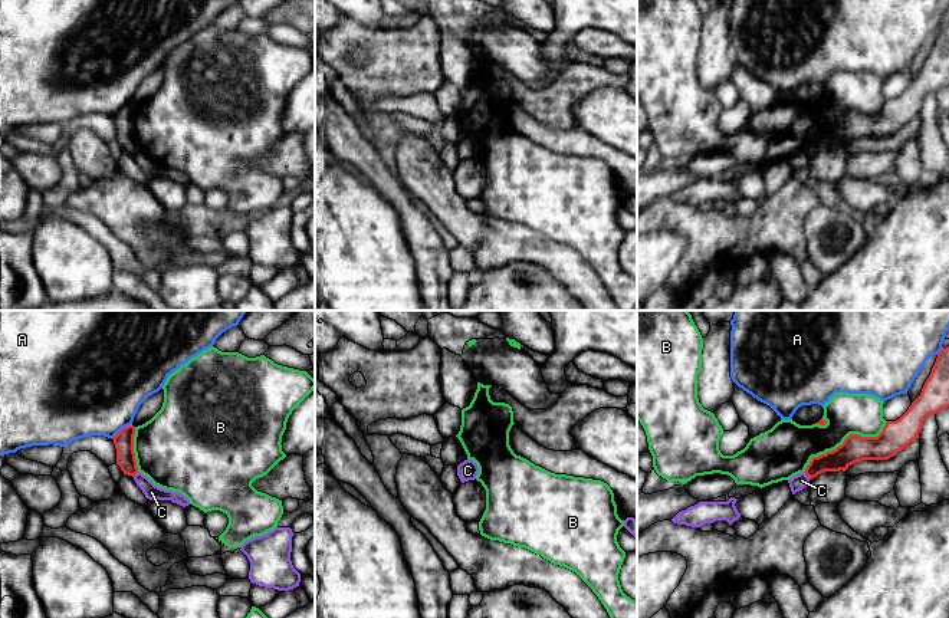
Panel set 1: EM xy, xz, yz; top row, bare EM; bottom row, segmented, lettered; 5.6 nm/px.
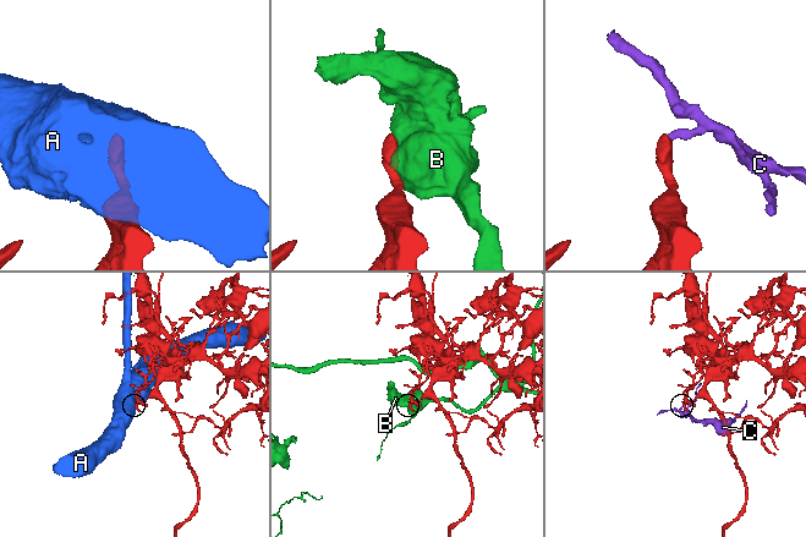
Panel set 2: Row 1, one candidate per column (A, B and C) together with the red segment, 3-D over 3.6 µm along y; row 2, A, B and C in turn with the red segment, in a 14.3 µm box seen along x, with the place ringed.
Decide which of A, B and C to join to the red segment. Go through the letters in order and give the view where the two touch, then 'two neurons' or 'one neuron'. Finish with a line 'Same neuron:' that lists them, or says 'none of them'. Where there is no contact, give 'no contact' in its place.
A: xy | two neurons
B: yz | two neurons
C: yz | two neurons
Same neuron: none of them

